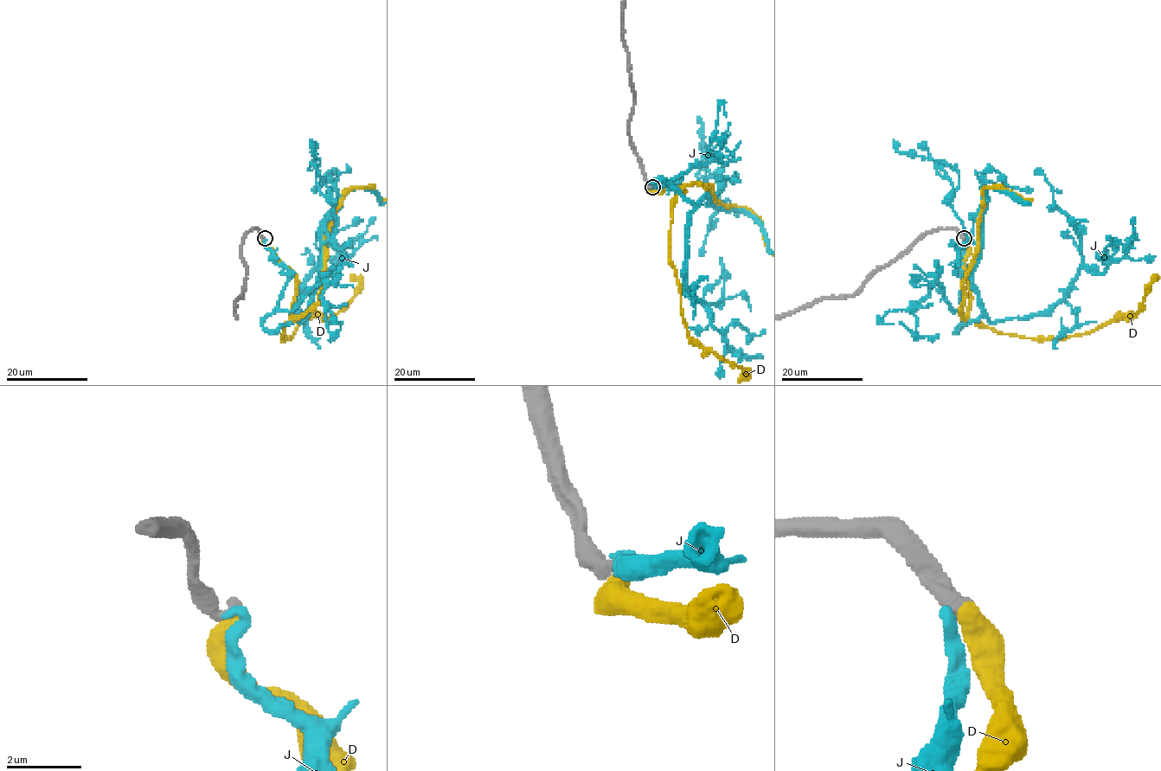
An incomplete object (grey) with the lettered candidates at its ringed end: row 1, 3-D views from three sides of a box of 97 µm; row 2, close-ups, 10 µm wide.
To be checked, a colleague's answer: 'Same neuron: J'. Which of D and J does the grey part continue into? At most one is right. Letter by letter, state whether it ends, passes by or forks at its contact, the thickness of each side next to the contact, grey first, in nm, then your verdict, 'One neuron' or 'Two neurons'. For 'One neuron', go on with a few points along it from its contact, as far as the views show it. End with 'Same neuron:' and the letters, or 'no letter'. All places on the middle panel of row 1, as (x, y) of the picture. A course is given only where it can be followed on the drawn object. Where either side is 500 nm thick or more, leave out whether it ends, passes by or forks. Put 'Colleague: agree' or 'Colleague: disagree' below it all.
D: It ends there. Thickness 380 nm (grey) against 420 nm. One neuron
J: It ends there. Thickness 440 nm (grey) against 320 nm. Two neurons
Same neuron: D
Colleague: disagree

